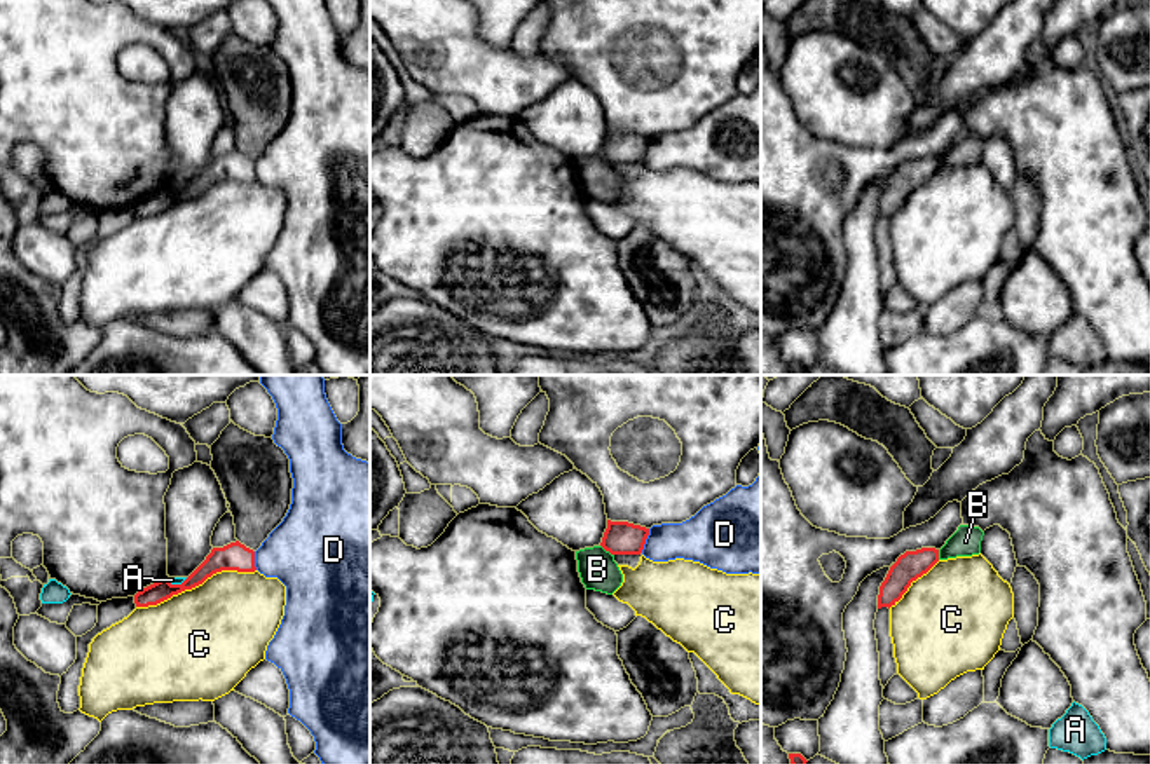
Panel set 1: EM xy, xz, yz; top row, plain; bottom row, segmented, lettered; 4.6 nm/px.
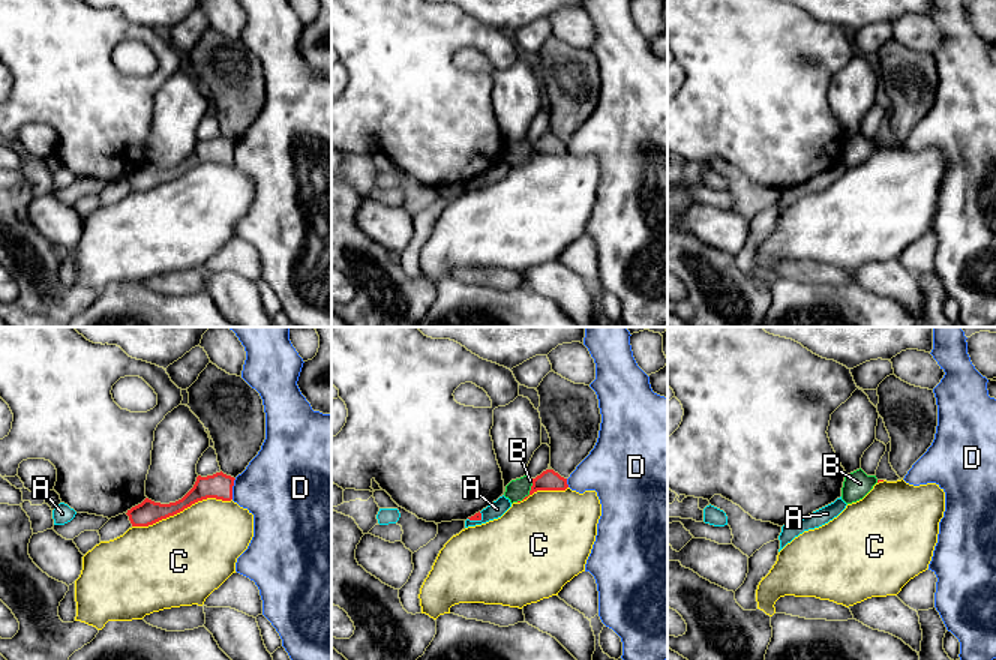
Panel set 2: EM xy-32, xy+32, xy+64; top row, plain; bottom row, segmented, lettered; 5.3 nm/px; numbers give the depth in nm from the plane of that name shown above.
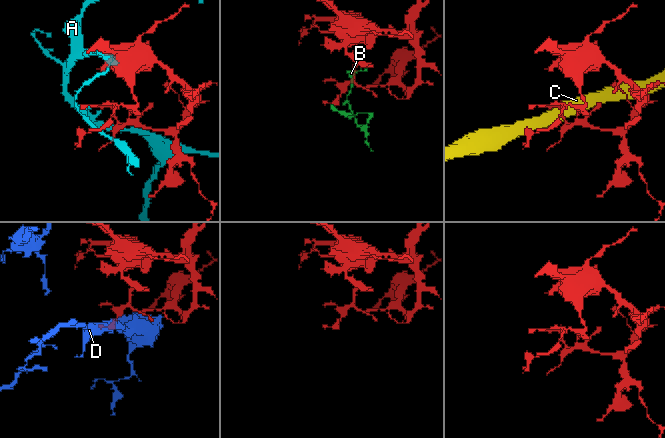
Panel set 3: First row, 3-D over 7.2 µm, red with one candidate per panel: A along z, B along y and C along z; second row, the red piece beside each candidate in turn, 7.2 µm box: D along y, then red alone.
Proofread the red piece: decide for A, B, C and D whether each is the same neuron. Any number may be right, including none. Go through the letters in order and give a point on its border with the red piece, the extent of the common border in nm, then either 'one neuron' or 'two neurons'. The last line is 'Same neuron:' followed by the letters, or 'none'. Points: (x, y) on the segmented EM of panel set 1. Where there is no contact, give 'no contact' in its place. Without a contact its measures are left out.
A: meets red in xy at (177, 585); contact 100 nm long; two neurons
B: meets red in xz at (608, 550); contact 80 nm long; one neuron
C: meets red in xy at (196, 585); contact 600 nm long; two neurons
D: meets red in xz at (644, 541); contact 120 nm long; two neurons
Same neuron: B

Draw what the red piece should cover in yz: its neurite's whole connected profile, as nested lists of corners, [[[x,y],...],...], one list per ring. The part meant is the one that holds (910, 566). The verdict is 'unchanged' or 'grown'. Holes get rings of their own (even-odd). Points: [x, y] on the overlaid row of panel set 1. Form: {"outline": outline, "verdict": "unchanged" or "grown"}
{"outline": [[[960,525],[941,549],[921,548],[900,555],[880,586],[878,609],[895,605],[911,583],[927,574],[939,560],[979,555],[982,535],[979,527]]], "verdict": "grown"}

